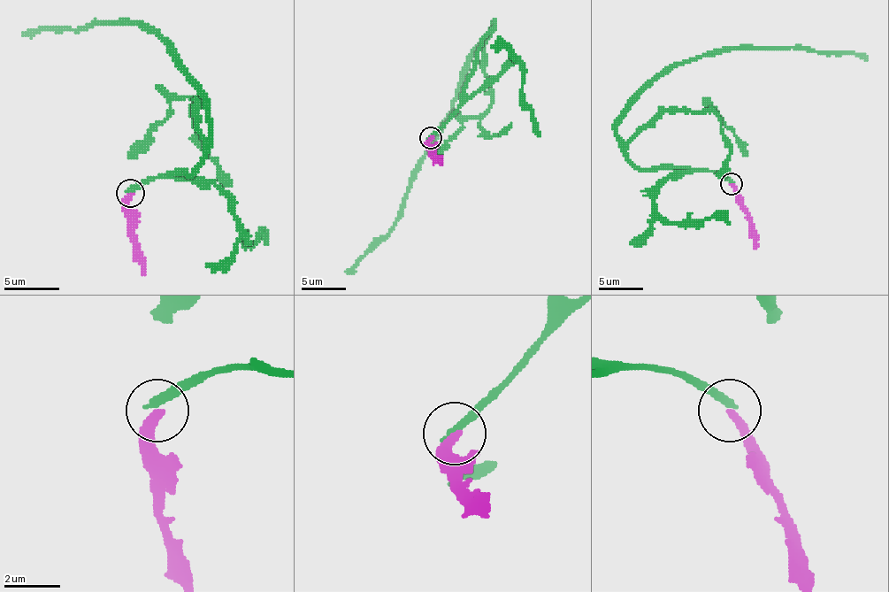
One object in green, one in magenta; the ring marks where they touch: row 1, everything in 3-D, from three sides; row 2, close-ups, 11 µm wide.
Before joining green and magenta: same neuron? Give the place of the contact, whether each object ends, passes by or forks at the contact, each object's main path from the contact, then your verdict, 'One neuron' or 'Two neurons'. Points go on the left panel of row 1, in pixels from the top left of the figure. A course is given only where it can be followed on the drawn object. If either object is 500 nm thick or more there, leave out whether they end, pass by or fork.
Place: (130, 193). At the ring green ends. At the ring magenta ends. Course of green: (131, 191), (153, 177), (192, 172), (203, 160), (209, 99), (142, 24), (100, 21), (22, 35). Course of magenta: (131, 194), (128, 219), (145, 274). Two neurons

